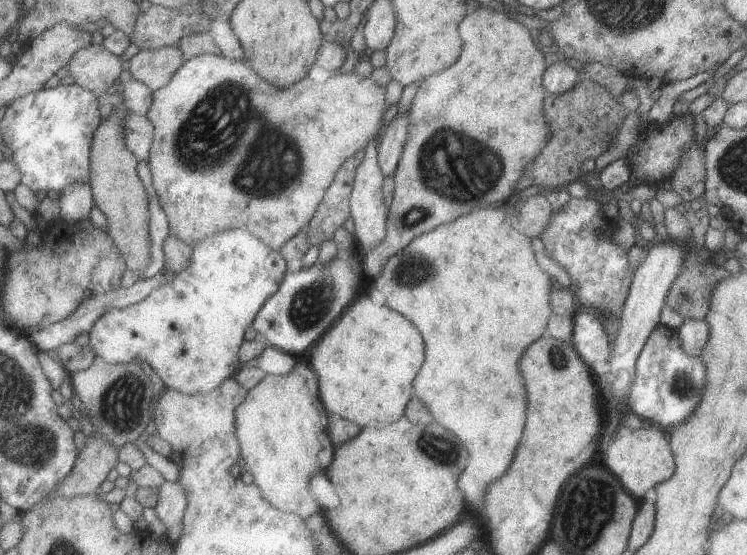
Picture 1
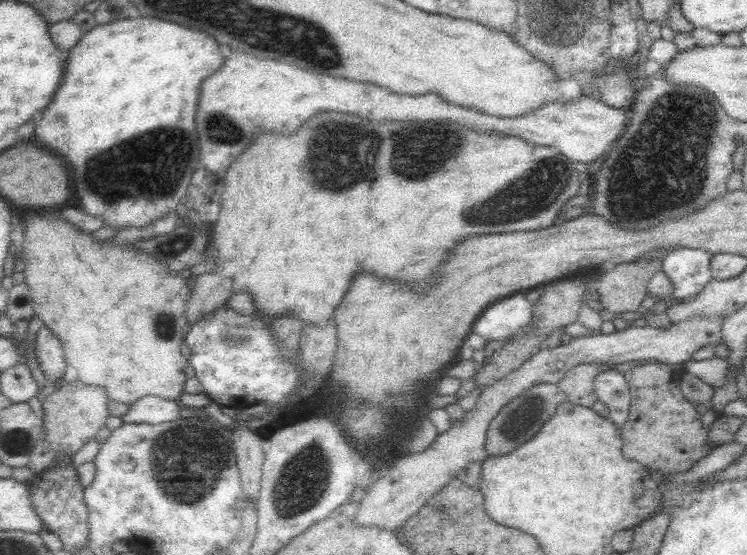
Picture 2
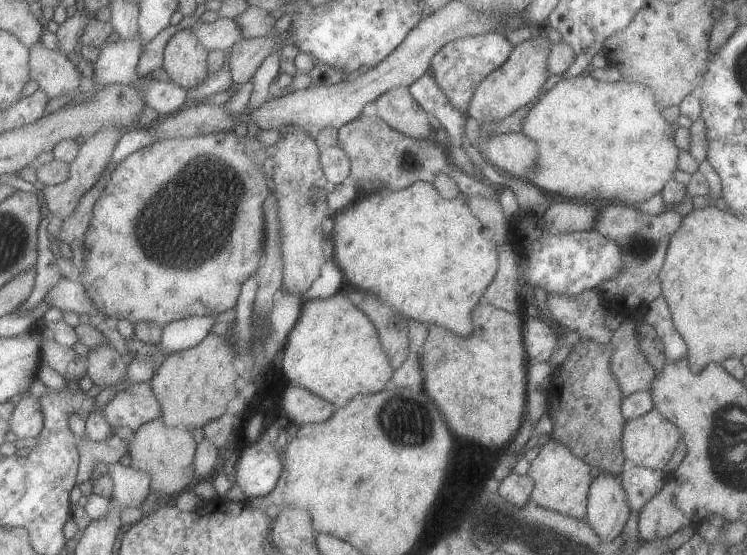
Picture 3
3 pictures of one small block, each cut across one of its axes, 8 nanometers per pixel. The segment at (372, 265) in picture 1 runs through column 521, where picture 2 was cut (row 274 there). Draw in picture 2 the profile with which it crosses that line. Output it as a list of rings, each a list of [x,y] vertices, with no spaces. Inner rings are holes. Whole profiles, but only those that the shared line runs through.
[[[28,214],[28,218],[26,218],[22,259],[26,265],[25,283],[32,289],[32,300],[35,302],[34,314],[43,318],[43,324],[48,326],[48,329],[52,330],[60,339],[66,365],[70,365],[78,372],[76,382],[84,386],[100,387],[100,389],[106,390],[108,400],[125,405],[135,404],[140,401],[140,398],[148,396],[178,402],[184,393],[184,386],[187,382],[184,370],[189,365],[189,358],[182,356],[182,343],[185,340],[182,327],[187,323],[186,302],[190,298],[191,292],[184,279],[175,275],[174,272],[167,272],[165,264],[154,260],[142,250],[134,250],[131,244],[110,246],[107,240],[95,241],[90,237],[90,232],[78,232],[69,224],[62,226],[58,222],[48,222],[44,214]]]

